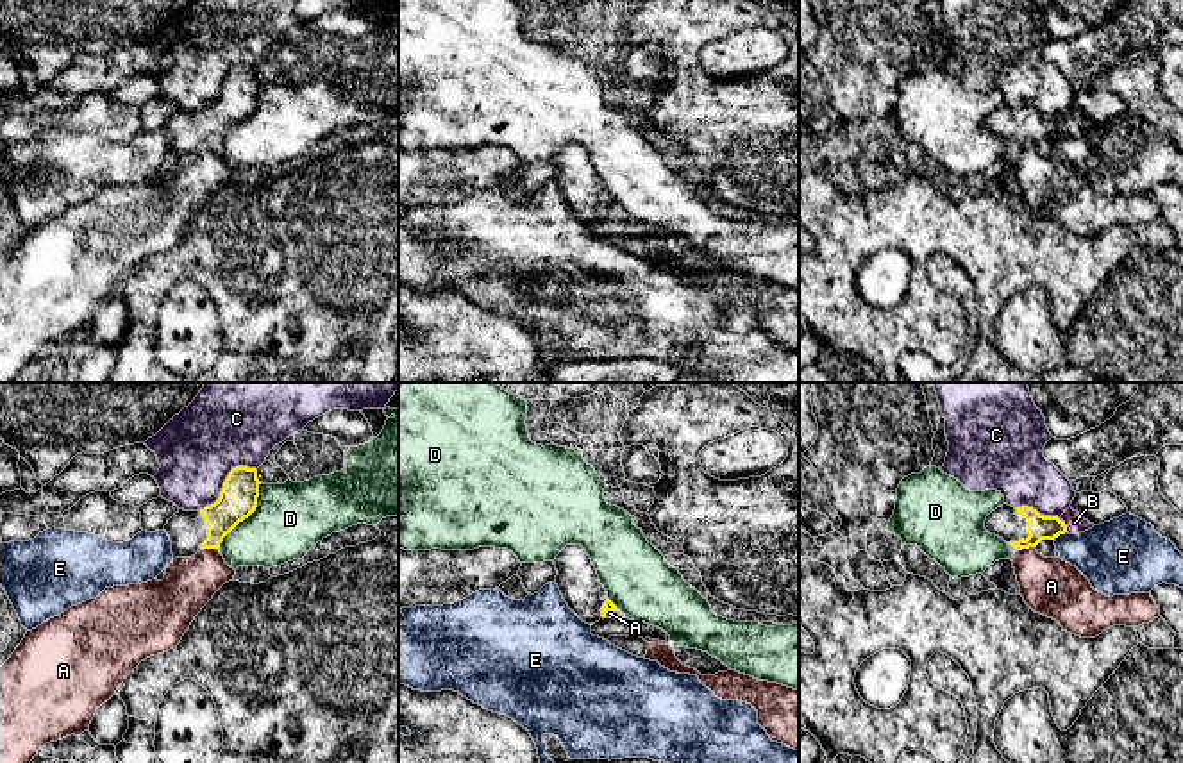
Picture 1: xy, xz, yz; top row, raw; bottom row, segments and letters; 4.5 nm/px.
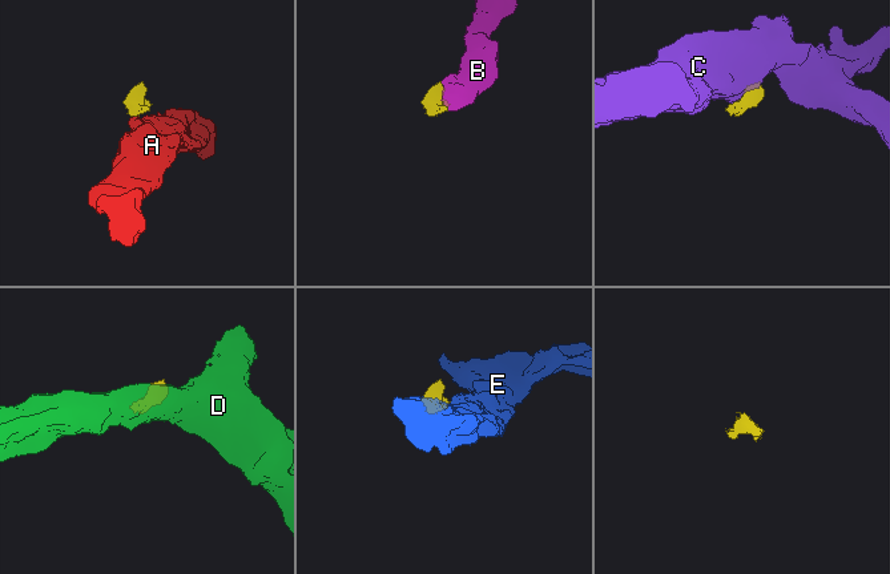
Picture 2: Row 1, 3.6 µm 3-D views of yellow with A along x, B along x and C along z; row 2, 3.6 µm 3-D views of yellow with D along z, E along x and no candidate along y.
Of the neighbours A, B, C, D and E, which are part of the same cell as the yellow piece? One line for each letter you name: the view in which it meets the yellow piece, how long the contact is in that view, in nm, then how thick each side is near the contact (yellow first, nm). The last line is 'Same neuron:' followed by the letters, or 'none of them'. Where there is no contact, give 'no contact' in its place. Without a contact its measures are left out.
B: contact in yz; length 80 nm; calibres 110 and 90 nm
Same neuron: B

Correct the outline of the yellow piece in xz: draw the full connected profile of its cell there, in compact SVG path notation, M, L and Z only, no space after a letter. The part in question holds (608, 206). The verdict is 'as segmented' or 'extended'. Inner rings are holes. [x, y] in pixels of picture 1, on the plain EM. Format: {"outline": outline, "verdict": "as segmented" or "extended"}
{"outline": "M566 145L554 159L556 184L568 207L586 223L606 218L608 211L618 211L608 198L597 170L581 145Z", "verdict": "extended"}

